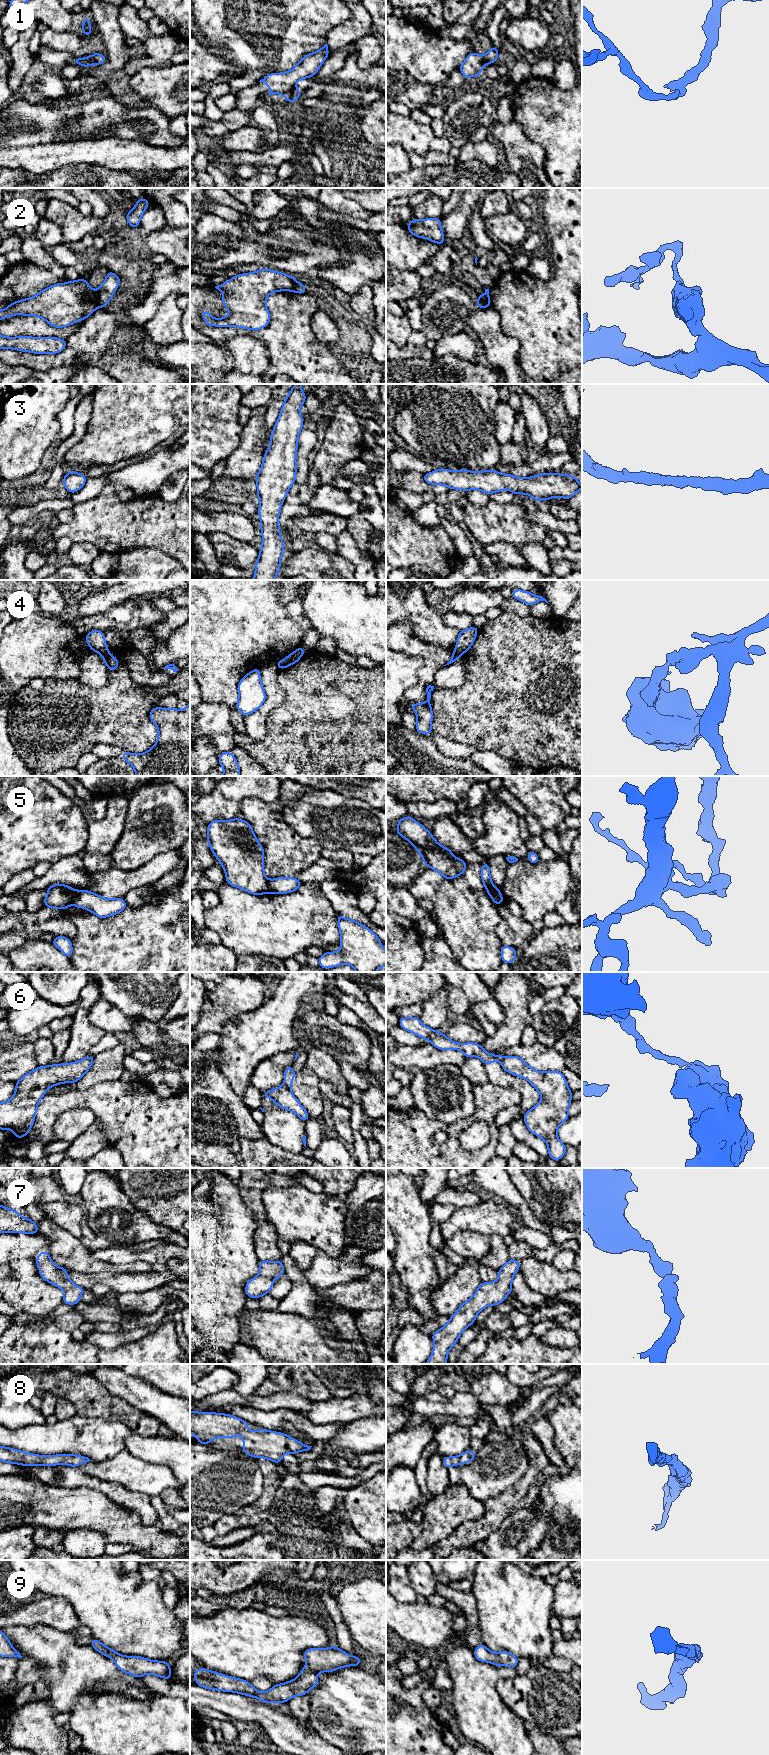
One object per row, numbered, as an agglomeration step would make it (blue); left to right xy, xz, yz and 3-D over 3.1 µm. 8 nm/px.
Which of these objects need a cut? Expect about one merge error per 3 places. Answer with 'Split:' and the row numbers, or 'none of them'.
Split: 1, 2, 4, 5, 6

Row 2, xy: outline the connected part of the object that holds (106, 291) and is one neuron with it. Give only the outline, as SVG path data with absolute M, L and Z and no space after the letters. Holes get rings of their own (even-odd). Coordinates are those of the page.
M108 270L107 277L97 290L97 304L101 308L105 308L113 297L121 279L118 275Z

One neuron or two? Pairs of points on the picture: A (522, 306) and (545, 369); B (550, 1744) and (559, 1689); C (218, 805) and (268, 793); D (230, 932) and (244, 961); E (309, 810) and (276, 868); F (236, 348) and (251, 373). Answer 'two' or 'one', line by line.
A: one
B: two
C: one
D: two
E: two
F: one

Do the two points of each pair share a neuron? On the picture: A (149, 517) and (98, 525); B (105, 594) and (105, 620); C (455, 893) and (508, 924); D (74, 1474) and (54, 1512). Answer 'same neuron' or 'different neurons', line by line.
A: same neuron
B: different neurons
C: different neurons
D: different neurons

